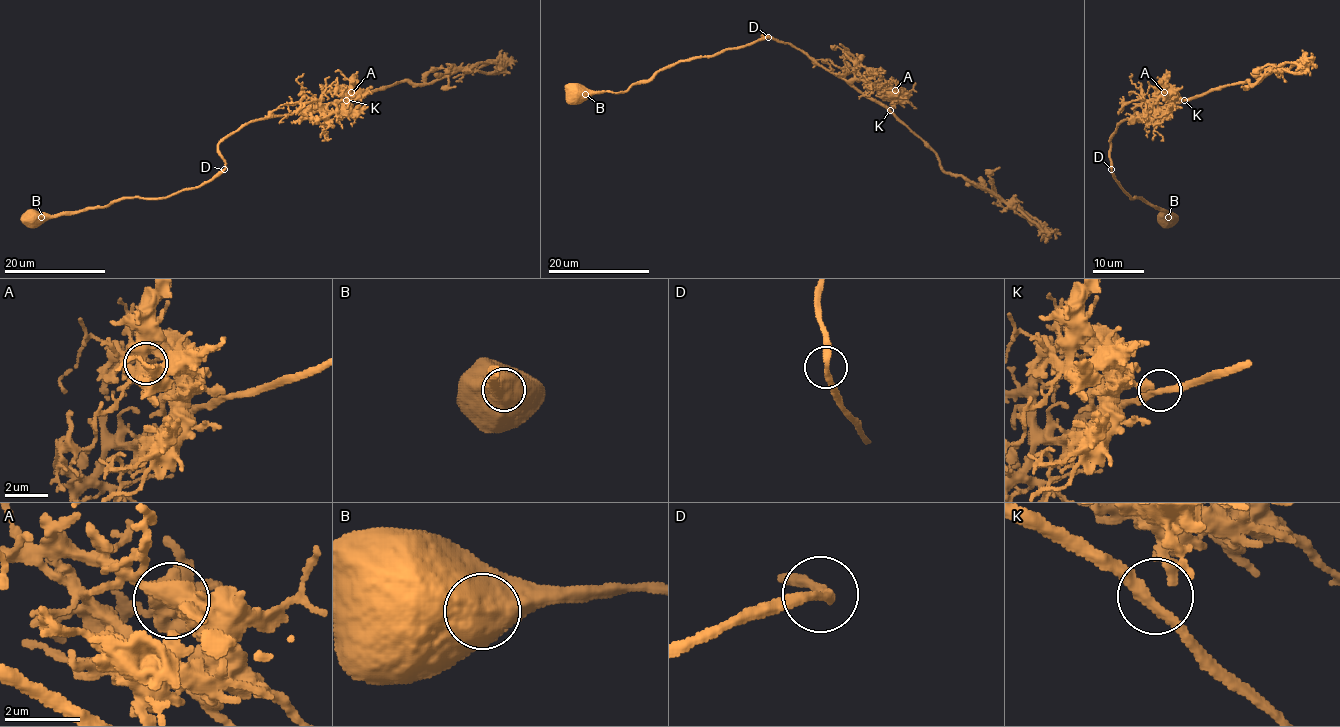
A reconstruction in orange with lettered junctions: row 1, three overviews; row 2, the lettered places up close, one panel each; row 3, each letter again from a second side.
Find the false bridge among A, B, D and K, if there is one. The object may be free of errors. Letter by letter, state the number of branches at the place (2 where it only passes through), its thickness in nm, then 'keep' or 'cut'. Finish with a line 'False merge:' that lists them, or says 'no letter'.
A: branches 3; calibre 460 nm; keep
B: branches 1; calibre 1650 nm; keep
D: branches 2; calibre 260 nm; keep
K: branches 3; calibre 220 nm; keep
False merge: no letter

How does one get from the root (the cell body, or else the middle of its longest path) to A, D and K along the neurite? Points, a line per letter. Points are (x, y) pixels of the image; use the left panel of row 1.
A: (30, 217), (199, 187), (224, 168), (218, 144), (248, 123), (306, 96), (351, 92)
D: (30, 217), (103, 208), (123, 198), (167, 198), (182, 190), (199, 187), (224, 170)
K: (30, 217), (103, 208), (123, 198), (167, 198), (199, 187), (224, 168), (218, 144), (248, 123), (346, 100)

